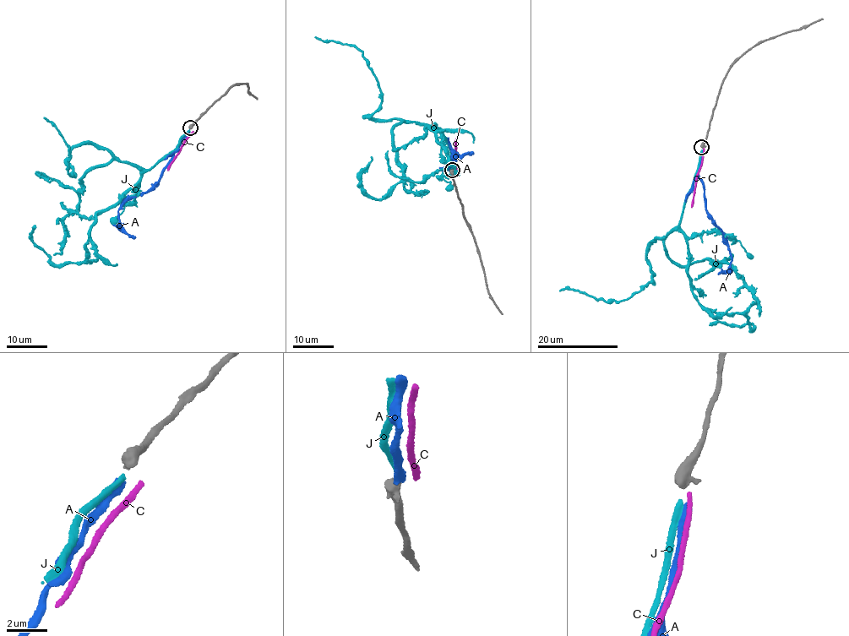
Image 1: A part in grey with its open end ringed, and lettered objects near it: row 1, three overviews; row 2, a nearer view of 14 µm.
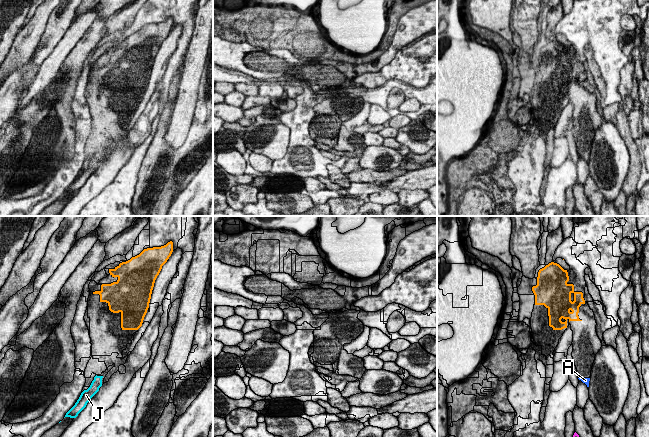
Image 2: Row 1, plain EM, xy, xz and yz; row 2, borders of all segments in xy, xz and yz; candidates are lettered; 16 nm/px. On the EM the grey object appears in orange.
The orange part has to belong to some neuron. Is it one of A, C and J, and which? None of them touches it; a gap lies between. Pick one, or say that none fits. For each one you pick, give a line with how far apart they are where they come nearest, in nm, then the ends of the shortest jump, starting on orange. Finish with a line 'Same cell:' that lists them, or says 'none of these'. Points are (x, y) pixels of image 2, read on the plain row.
Same cell: none of these

